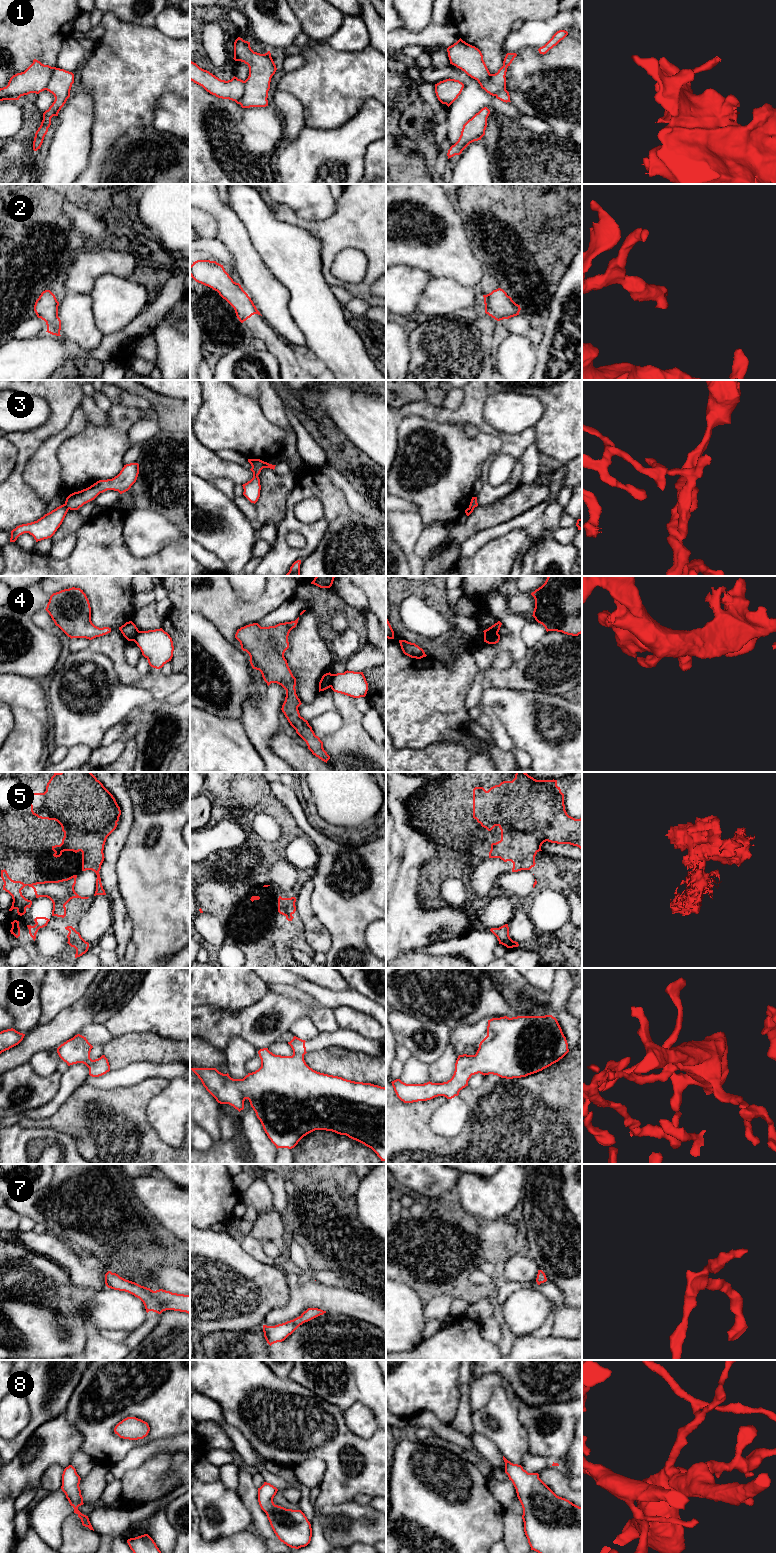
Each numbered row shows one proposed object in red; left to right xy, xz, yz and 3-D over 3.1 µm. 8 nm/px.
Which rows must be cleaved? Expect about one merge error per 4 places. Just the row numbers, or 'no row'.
3, 4

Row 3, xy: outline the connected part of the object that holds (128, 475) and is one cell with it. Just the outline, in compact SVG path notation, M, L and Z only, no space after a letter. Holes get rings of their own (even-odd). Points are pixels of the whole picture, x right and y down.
M138 463L126 464L114 478L99 480L86 489L70 494L66 498L65 505L70 510L78 510L84 504L94 500L100 493L107 490L118 491L122 494L128 491L136 482L138 474Z

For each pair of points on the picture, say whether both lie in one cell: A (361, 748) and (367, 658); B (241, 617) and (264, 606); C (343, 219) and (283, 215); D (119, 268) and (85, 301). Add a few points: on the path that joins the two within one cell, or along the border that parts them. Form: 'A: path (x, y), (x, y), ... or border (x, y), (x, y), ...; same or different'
A: path (352, 726), (349, 686), (353, 680); same
B: path (247, 613), (258, 609); same
C: path (328, 226), (308, 226), (298, 221); same
D: border (67, 289), (73, 292), (88, 294); different

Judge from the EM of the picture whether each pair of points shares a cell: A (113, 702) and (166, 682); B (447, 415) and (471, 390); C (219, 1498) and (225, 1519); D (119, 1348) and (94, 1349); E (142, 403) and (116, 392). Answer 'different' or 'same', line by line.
A: different
B: same
C: same
D: same
E: same

